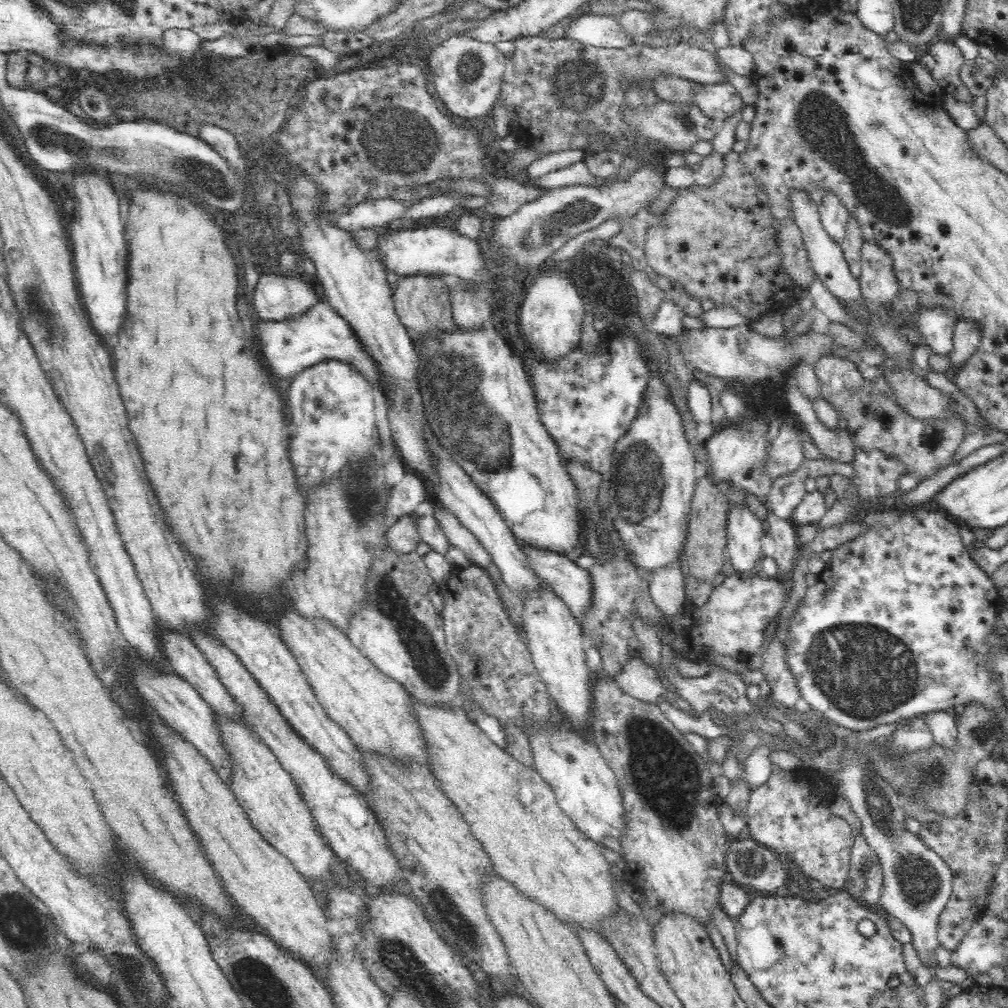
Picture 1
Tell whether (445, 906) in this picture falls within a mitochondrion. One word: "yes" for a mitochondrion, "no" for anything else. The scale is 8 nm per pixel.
yes

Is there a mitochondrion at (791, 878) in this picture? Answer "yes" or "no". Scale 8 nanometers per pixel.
no

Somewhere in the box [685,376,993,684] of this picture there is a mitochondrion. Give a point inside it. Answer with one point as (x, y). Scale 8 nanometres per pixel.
(883, 418)

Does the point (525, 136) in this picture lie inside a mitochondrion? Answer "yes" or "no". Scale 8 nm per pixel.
no

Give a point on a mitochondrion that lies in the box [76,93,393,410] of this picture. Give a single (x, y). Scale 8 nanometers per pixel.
(210, 183)

